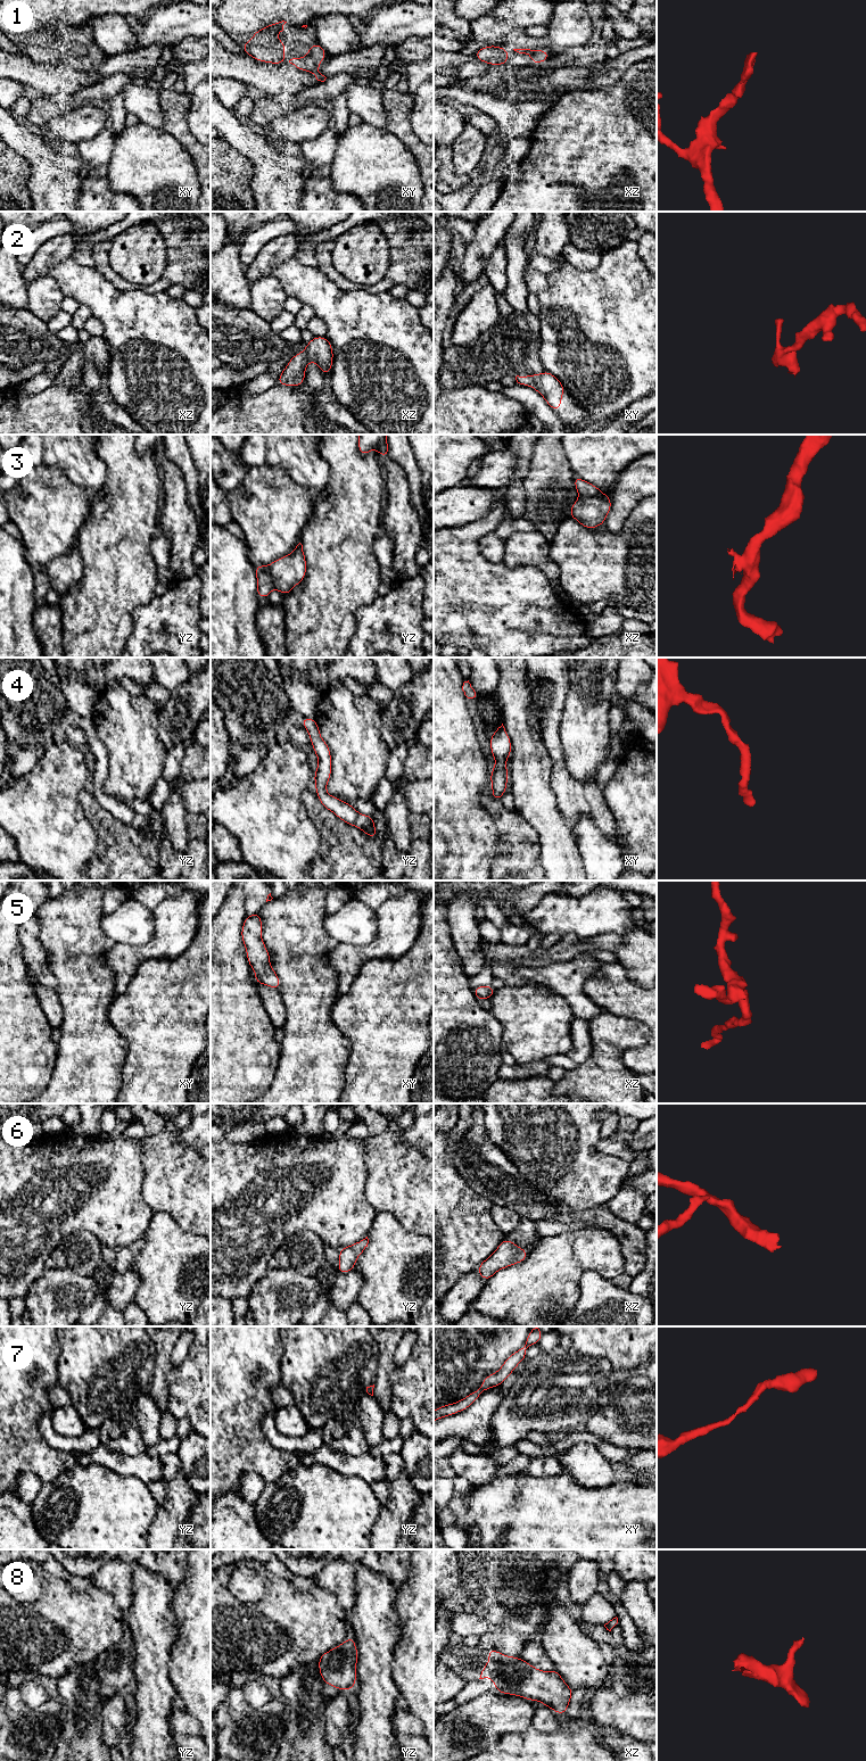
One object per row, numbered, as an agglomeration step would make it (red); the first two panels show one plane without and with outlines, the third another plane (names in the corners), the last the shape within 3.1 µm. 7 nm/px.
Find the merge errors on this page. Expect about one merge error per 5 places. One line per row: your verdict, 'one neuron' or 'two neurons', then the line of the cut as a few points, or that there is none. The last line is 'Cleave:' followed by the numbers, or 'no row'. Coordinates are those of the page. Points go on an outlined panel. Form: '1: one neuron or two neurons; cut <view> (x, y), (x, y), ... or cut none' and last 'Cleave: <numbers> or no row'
1: one neuron; cut none
2: one neuron; cut none
3: two neurons; cut xz (601, 494), (579, 496)
4: one neuron; cut none
5: one neuron; cut none
6: one neuron; cut none
7: one neuron; cut none
8: one neuron; cut none
Cleave: 3

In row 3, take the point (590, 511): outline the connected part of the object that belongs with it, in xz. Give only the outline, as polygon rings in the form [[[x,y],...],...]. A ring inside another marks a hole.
[[[605,494],[579,496],[569,512],[585,528],[597,528],[603,524],[611,510],[611,498]]]

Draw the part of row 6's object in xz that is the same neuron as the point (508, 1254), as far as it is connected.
[[[505,1238],[497,1249],[478,1266],[477,1271],[487,1281],[498,1270],[523,1262],[527,1257],[526,1250]]]

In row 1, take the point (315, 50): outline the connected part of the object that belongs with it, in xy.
[[[313,44],[308,48],[308,55],[302,58],[292,58],[289,60],[297,69],[308,71],[317,81],[324,82],[325,76],[317,72],[320,63],[327,57],[327,52],[319,44]]]

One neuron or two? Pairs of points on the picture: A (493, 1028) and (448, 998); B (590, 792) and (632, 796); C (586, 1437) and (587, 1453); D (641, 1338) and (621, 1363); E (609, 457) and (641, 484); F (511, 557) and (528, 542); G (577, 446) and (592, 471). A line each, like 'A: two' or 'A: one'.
A: one
B: two
C: two
D: one
E: two
F: one
G: one

